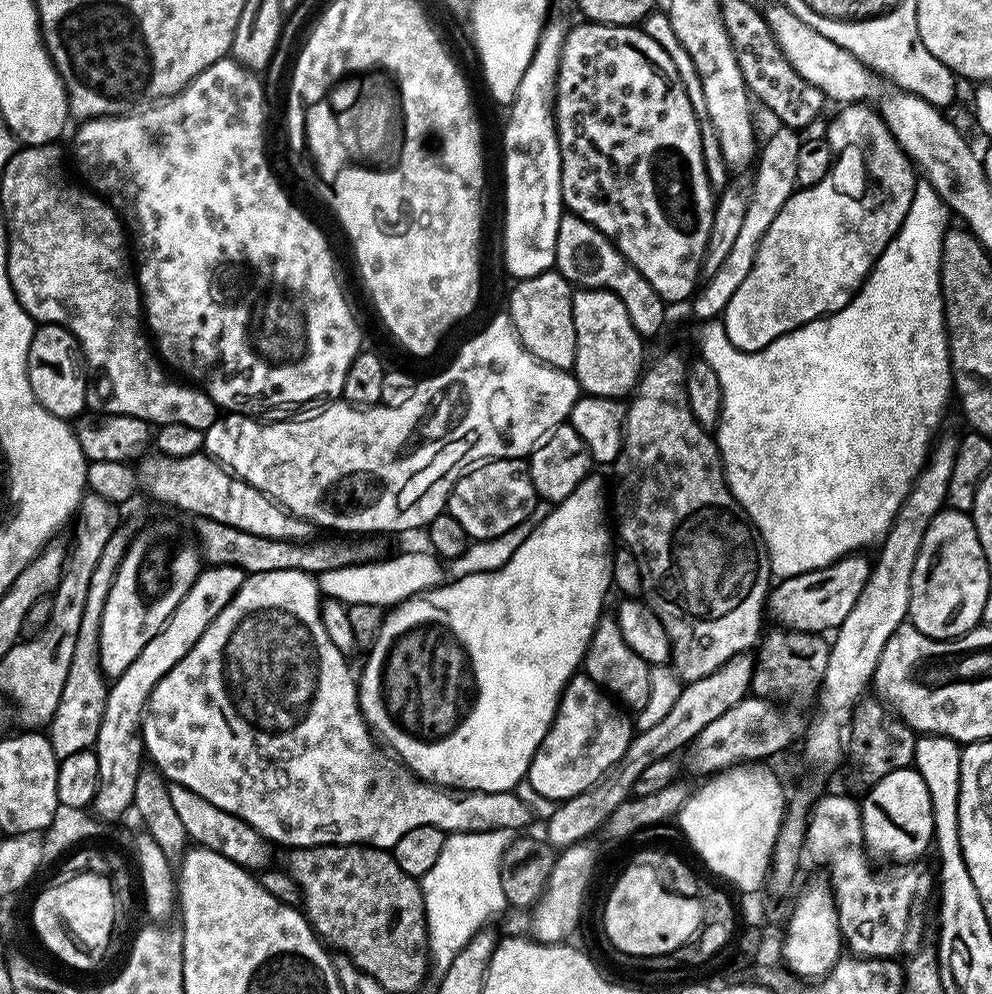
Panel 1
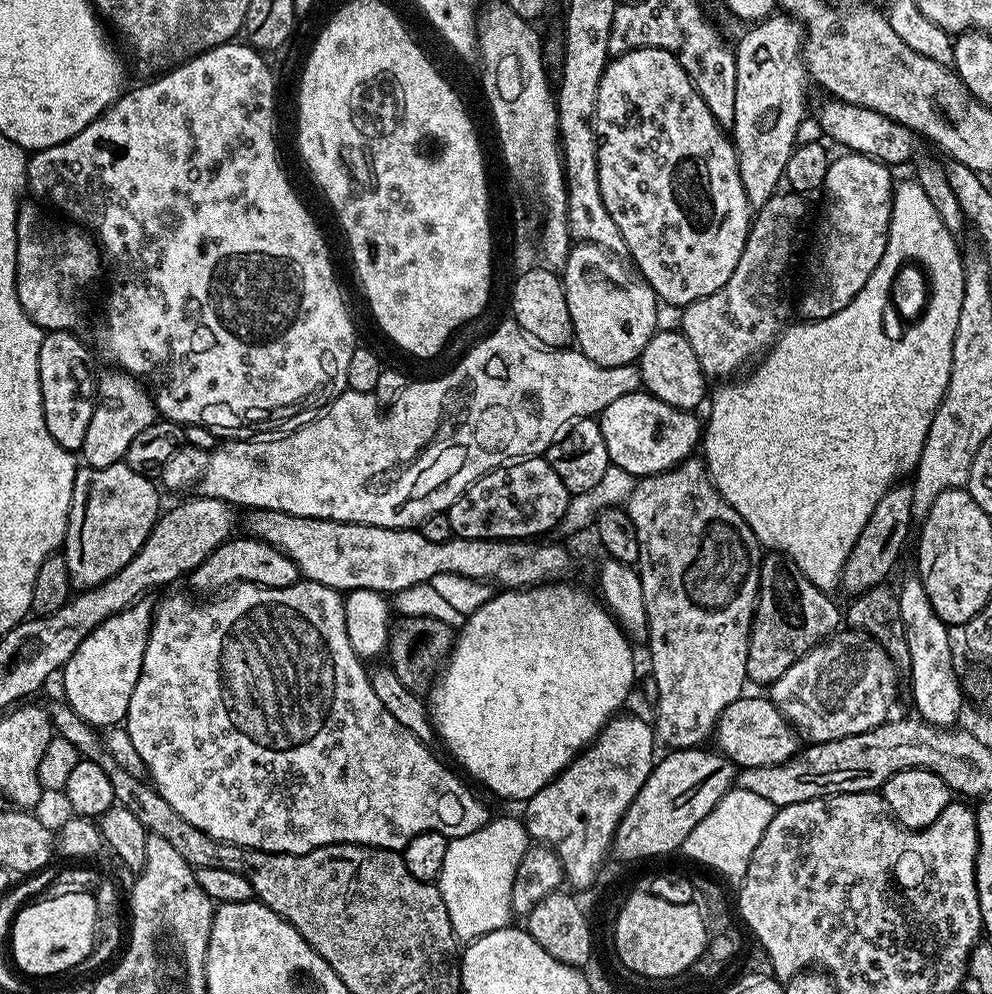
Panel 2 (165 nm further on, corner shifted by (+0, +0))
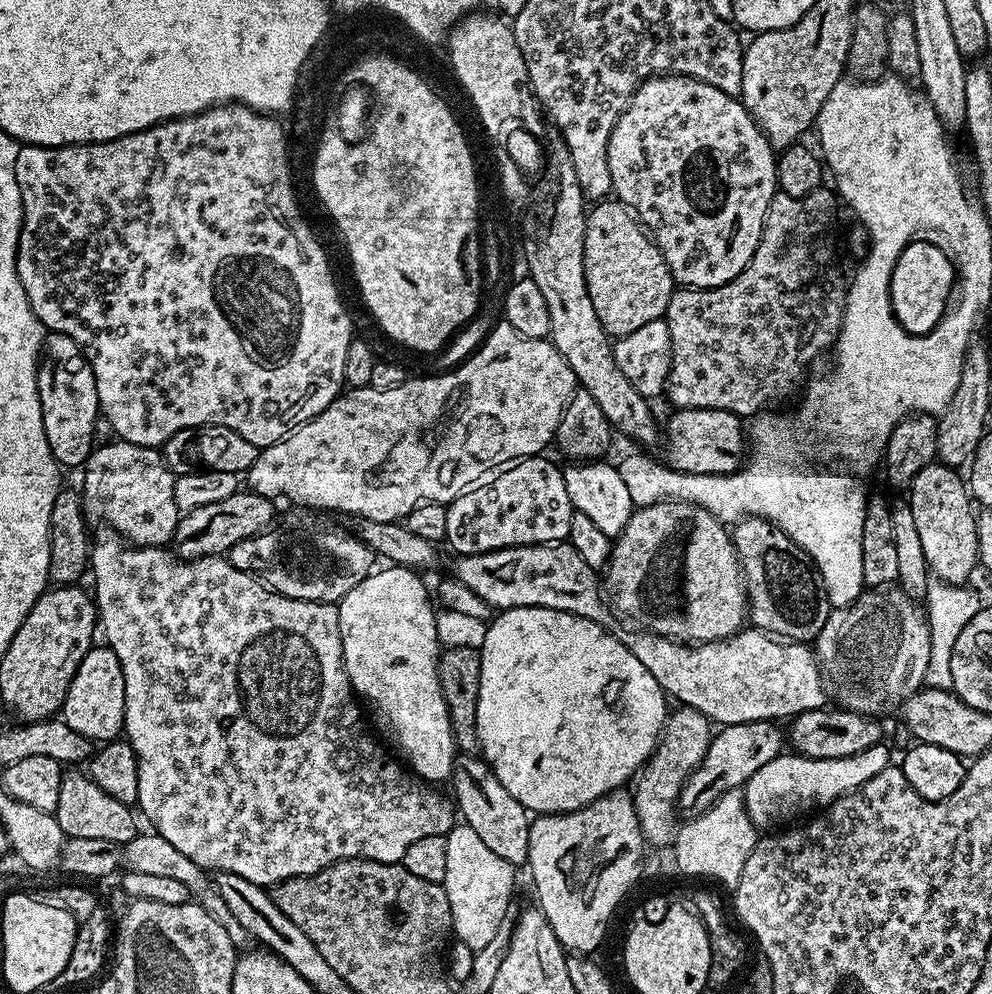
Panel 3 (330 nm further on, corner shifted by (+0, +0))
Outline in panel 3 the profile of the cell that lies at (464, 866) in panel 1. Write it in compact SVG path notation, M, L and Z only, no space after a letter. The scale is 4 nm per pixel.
M463 822L448 833L446 846L446 878L444 889L450 898L452 931L455 939L467 948L479 950L498 934L498 926L506 919L512 887L516 884L517 869L506 858L498 858Z

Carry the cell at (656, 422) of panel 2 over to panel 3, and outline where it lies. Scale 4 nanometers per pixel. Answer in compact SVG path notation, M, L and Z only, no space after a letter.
M682 408L671 414L668 425L662 428L667 467L686 474L730 474L742 467L746 459L746 428L741 417L726 410L701 408Z

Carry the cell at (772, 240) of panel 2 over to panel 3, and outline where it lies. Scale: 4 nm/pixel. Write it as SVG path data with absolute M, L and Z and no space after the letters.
M831 187L828 188L816 188L813 192L808 192L805 196L795 196L792 192L784 192L784 190L777 190L772 196L770 206L766 210L766 222L764 223L764 229L762 230L762 238L758 242L758 250L754 250L754 258L750 258L750 262L742 270L742 274L738 274L730 282L726 282L722 286L717 288L680 288L679 290L673 291L670 302L668 303L667 311L667 322L668 329L670 330L670 342L672 343L672 369L668 375L668 386L666 389L666 400L669 400L673 405L673 409L679 410L682 408L701 408L702 410L726 410L727 412L733 412L736 416L741 418L751 418L763 411L766 406L772 406L775 400L784 400L787 396L795 397L797 393L801 391L802 385L805 383L806 377L809 375L807 364L812 364L816 359L819 358L820 352L824 352L835 345L837 338L840 337L840 327L844 321L844 307L848 301L848 289L847 287L841 286L836 292L836 276L832 271L836 268L836 204L838 205L838 196Z

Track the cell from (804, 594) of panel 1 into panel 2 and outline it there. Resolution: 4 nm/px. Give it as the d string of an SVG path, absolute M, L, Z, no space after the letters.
M902 482L893 485L878 500L878 506L874 506L870 518L866 518L866 526L862 526L862 534L858 534L858 542L854 542L854 546L846 558L846 566L840 575L842 588L853 594L859 594L869 592L889 579L887 576L902 552L910 526L913 527L914 524L912 506L912 487Z

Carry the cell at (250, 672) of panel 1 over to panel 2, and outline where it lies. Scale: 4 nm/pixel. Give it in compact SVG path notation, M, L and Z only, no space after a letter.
M301 578L285 588L265 588L262 584L241 583L239 586L233 587L227 594L209 600L212 600L209 604L195 604L194 601L187 600L184 596L168 596L161 604L157 603L155 605L152 631L148 634L146 654L142 658L142 674L138 674L138 686L134 686L134 694L130 694L130 706L128 707L126 721L126 729L129 732L130 739L134 742L139 757L145 763L145 770L151 783L162 794L162 798L166 798L166 802L170 802L174 811L182 814L182 818L186 818L186 822L190 822L190 826L202 830L210 838L237 844L243 848L253 848L263 852L306 854L310 850L321 848L327 844L365 844L371 848L403 850L410 842L410 838L414 838L423 832L437 832L443 836L455 838L466 834L474 834L474 830L478 830L483 824L488 823L490 813L488 813L487 806L428 749L429 745L425 741L418 739L414 734L410 734L410 730L406 730L406 726L402 726L402 722L398 722L398 718L394 718L394 714L390 714L390 710L386 710L386 706L382 706L382 702L378 702L378 694L374 694L374 686L370 686L368 681L368 668L365 661L357 656L354 646L350 646L350 638L346 634L346 618L344 617L344 602L341 593L334 591L330 586L322 586L313 580Z

